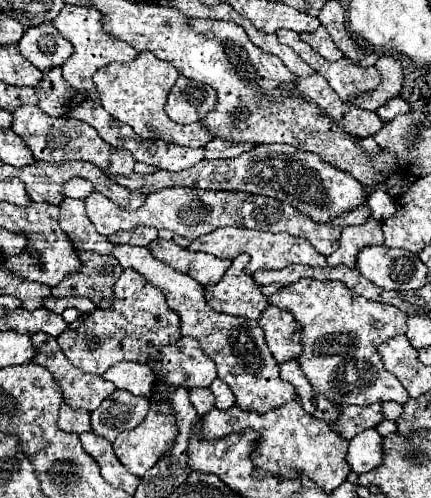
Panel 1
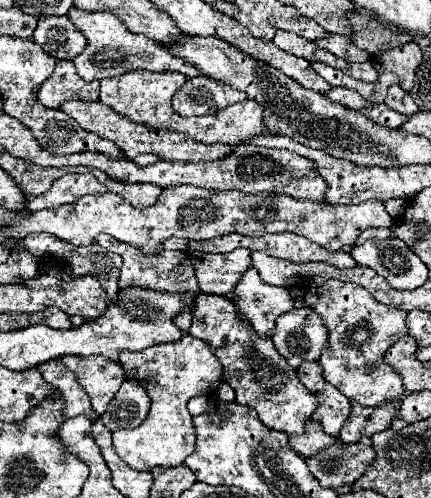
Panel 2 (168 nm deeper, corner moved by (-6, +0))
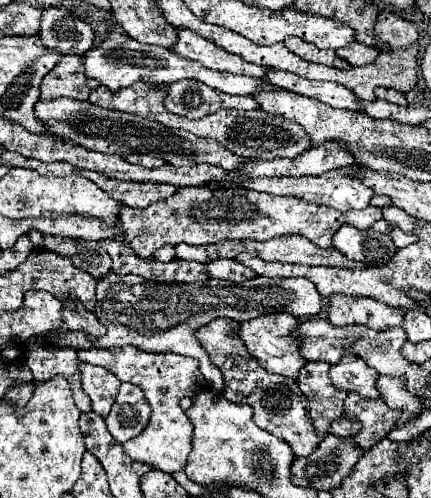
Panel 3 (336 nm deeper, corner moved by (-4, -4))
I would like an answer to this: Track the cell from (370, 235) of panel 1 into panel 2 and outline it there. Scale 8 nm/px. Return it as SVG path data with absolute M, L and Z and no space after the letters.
M371 228L363 231L363 234L355 240L355 244L363 244L365 240L386 240L387 238L389 238L389 230Z

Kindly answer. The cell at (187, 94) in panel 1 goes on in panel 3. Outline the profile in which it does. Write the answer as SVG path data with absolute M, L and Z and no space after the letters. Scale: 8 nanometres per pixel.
M179 80L165 88L167 88L165 108L185 118L203 118L221 108L235 108L235 110L259 108L253 96L229 96L197 80Z

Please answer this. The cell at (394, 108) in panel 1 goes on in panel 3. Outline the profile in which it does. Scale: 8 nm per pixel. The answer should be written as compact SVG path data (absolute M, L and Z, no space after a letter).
M377 88L377 98L381 98L381 100L387 100L387 102L391 102L391 104L399 104L399 106L407 106L407 100L405 100L405 96L403 96L403 92L397 92L397 90L393 90L393 88Z

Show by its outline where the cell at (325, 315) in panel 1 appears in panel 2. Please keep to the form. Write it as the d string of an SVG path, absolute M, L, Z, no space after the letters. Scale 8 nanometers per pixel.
M327 280L323 286L307 290L303 306L317 312L329 330L327 348L317 360L329 384L363 406L387 404L405 394L401 376L385 362L387 348L407 334L405 310L381 304L365 288L341 280Z

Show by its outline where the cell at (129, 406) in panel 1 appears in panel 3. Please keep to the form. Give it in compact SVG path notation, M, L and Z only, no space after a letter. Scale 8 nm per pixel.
M123 382L111 414L105 418L109 432L117 442L127 442L143 432L151 418L151 408L141 388Z

